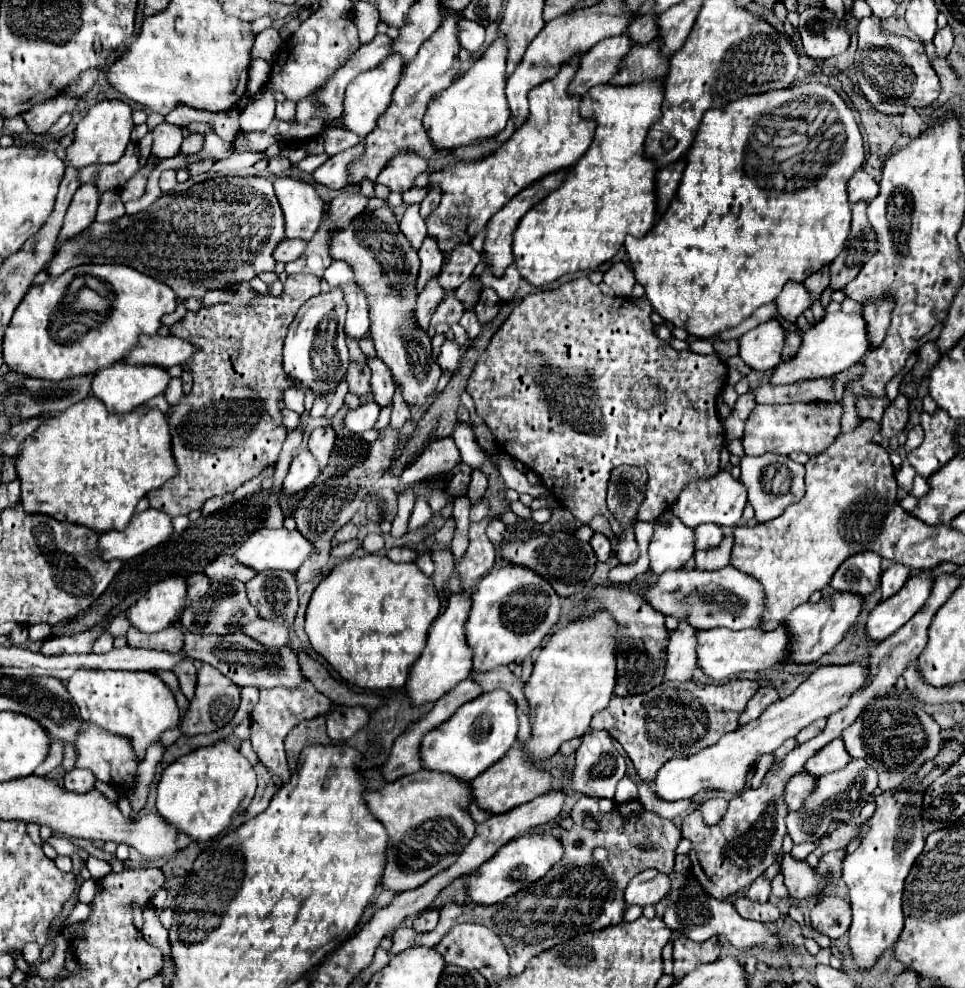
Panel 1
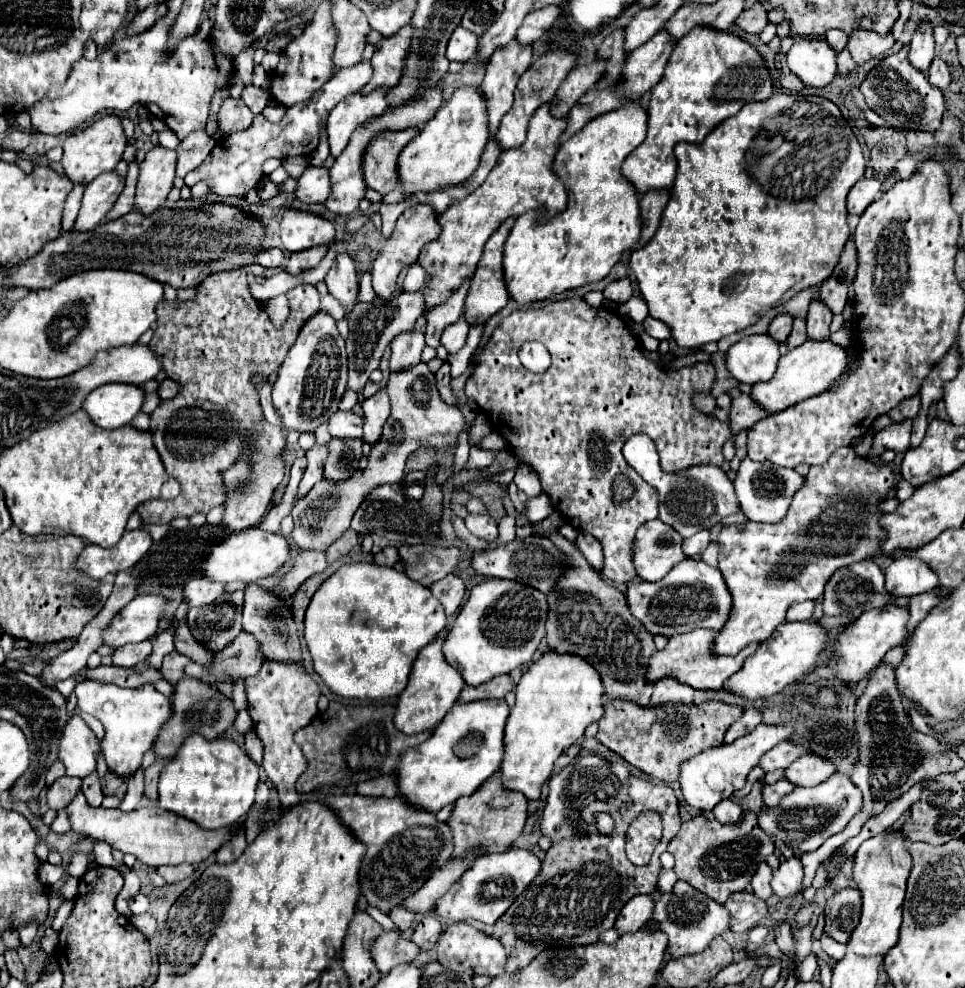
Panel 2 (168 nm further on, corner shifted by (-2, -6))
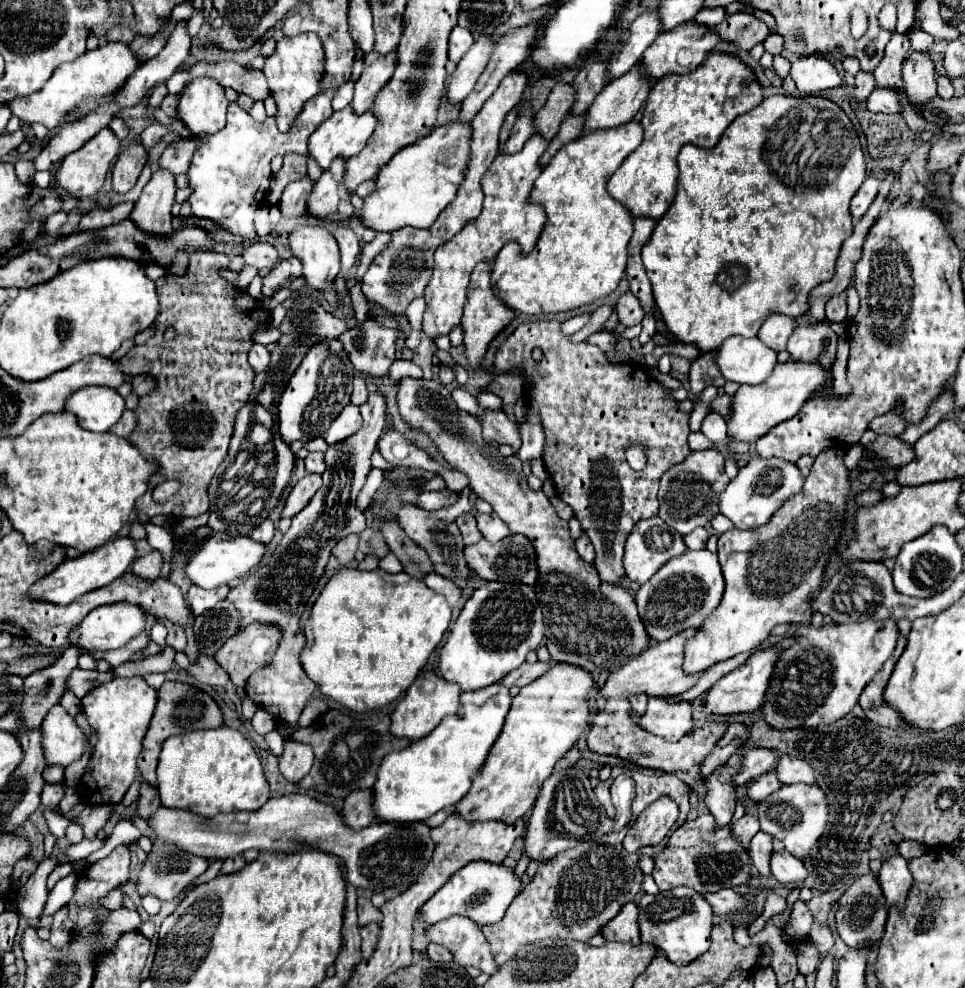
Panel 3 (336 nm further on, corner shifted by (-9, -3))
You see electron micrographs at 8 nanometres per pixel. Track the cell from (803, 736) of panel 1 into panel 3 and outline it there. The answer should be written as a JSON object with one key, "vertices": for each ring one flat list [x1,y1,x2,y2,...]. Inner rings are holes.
{"vertices":[[751,749,745,755,743,767,739,771,739,775,735,775,735,785,737,787,745,787,751,779,757,779,759,775,767,773,773,769,773,763,781,757,781,753,777,751,765,751,765,749]]}

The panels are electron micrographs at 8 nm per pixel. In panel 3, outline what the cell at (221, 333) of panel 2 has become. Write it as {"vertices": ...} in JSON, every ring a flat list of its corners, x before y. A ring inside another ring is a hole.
{"vertices":[[211,249,193,251,183,277,169,273,157,279,155,287,161,307,153,325,155,333,143,345,133,345,123,357,119,357,119,363,123,363,123,371,127,371,127,375,151,375,157,381,157,389,149,395,143,395,137,403,135,409,137,427,129,437,129,443,133,443,147,461,155,459,159,463,155,477,151,475,149,479,147,493,141,495,135,505,139,513,145,513,149,517,153,515,197,517,209,509,207,487,213,479,213,473,227,455,229,439,233,435,235,415,245,405,253,389,255,371,251,371,251,365,247,363,247,351,253,345,251,339,253,333,267,327,269,317,257,299,253,299,249,293,233,287,223,277,219,277,217,269,227,267,227,263,229,257,223,253],[169,327,175,331,175,337,171,341,165,341,163,335],[167,479,177,479,181,487,165,503,155,503,153,489]]}

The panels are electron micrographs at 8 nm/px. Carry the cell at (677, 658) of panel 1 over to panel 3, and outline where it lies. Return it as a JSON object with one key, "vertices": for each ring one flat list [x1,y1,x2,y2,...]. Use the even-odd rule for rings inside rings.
{"vertices":[[651,697,639,725,653,735,679,741,683,735,687,735,687,731,693,729,691,703,669,703,667,697]]}

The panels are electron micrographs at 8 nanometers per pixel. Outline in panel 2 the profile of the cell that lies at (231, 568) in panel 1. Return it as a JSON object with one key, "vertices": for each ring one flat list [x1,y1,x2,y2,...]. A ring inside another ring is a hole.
{"vertices":[[198,576,190,578,184,586,184,598,190,602,190,606,204,606,214,602,218,596,226,592,226,584,220,582,208,582,208,578]]}

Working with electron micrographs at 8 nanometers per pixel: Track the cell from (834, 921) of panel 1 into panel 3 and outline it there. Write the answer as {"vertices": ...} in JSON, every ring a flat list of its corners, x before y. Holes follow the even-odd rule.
{"vertices":[[867,873,863,877,859,877,839,899,839,909,837,909,837,933,839,937,845,941,845,945,849,947,867,947,867,943,871,941,871,945,879,943,883,931,885,931,885,921,887,921,887,901,883,899,883,889,879,887,879,881,873,873]]}

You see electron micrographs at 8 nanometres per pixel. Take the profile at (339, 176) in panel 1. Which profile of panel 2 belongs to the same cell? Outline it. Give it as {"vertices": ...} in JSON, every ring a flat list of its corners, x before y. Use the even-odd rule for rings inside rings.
{"vertices":[[308,166,304,174,298,178,296,186,296,196,302,202,326,202,328,200,328,190,330,190,330,180,328,180,328,168,324,166]]}

